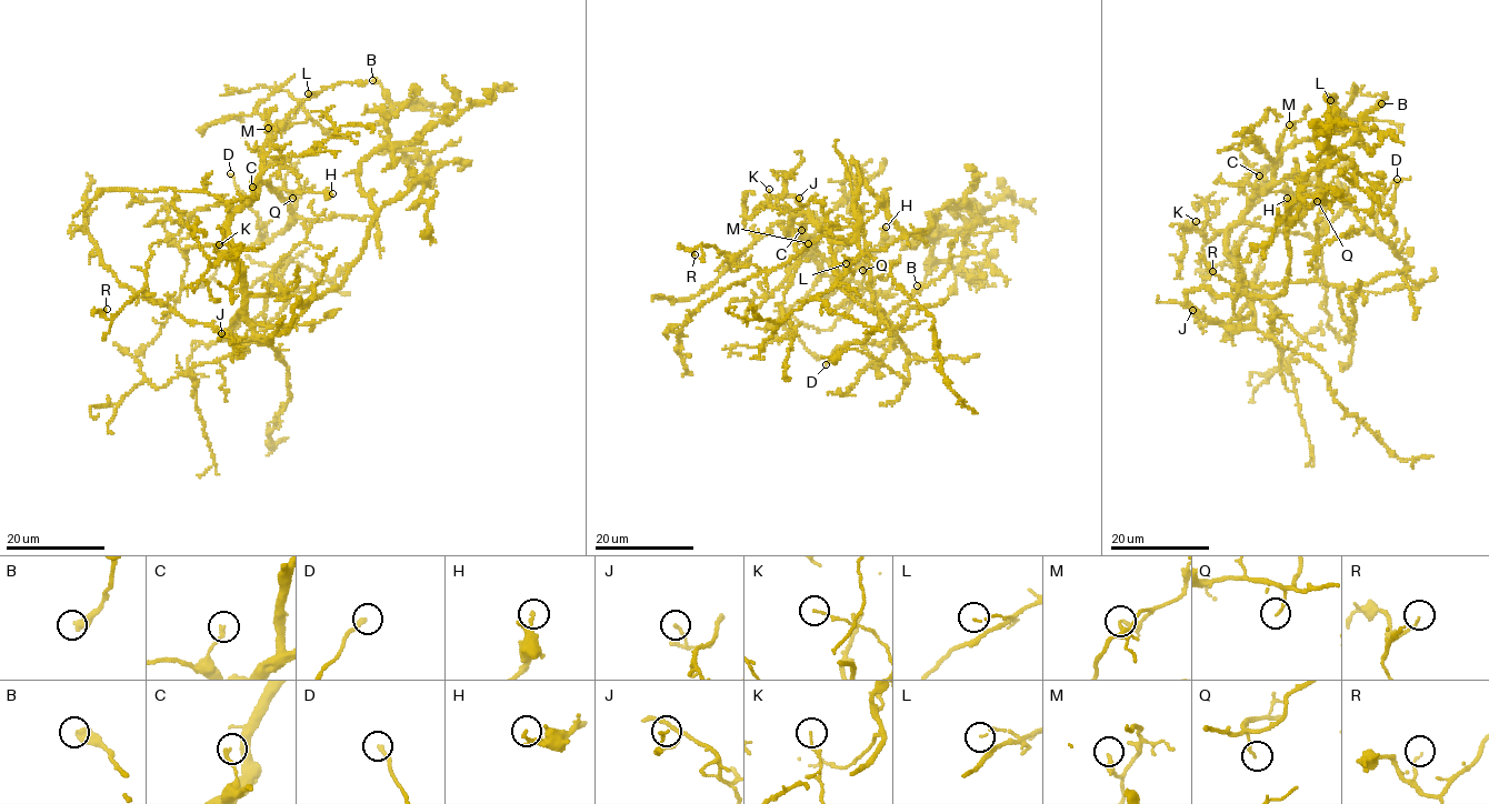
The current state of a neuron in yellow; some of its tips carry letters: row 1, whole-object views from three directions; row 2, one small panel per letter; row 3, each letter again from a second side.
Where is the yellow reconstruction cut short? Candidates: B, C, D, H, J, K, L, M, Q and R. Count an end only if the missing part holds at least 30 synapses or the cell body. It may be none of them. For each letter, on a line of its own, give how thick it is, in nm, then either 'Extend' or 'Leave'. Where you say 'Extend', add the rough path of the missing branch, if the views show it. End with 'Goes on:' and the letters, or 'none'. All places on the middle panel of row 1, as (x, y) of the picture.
B: Thickness 480 nm. Leave
C: Thickness 180 nm. Leave
D: Thickness 200 nm. Leave
H: Thickness 140 nm. Leave
J: Thickness 150 nm. Leave
K: Thickness 90 nm. Leave
L: Thickness 70 nm. Leave
M: Thickness 240 nm. Leave
Q: Thickness 110 nm. Leave
R: Thickness 90 nm. Leave
Goes on: none

